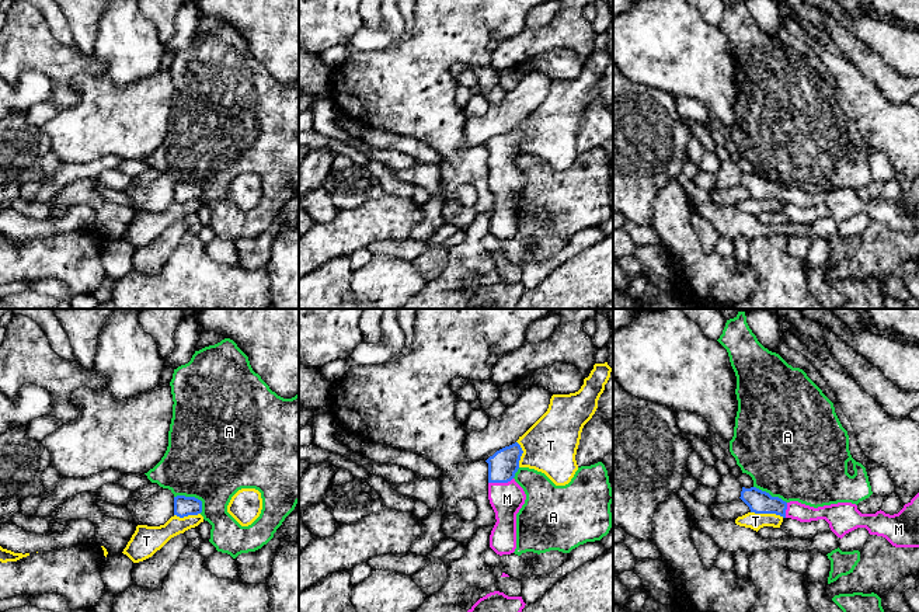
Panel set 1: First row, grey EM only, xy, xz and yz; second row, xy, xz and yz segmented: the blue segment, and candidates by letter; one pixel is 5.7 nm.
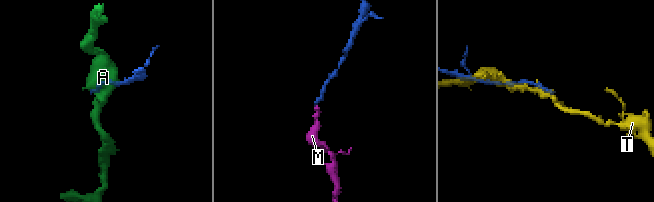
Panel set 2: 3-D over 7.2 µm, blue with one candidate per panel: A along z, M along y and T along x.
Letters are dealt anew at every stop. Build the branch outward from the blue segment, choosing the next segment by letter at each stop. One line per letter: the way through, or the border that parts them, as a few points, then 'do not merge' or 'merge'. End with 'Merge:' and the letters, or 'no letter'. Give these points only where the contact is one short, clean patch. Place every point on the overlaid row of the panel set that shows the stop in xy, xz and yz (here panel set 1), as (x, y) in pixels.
A: do not merge
M: runs through xz (504, 463), (500, 482), (507, 499); merge
T: do not merge
Merge: M

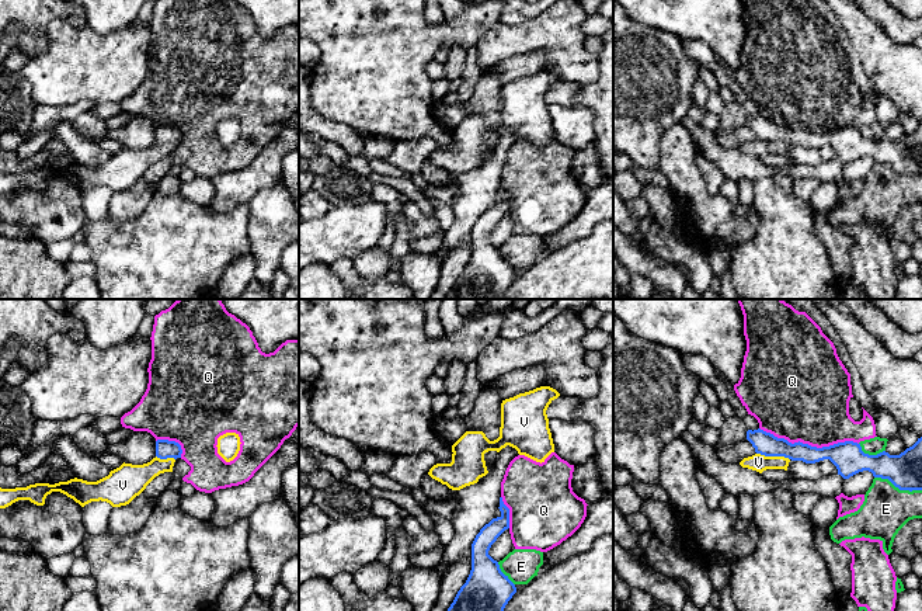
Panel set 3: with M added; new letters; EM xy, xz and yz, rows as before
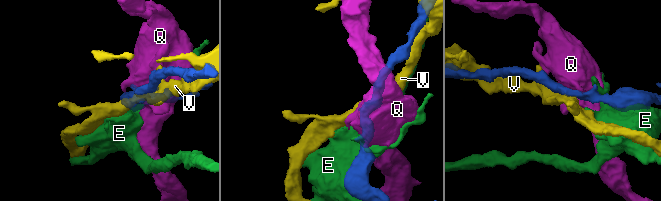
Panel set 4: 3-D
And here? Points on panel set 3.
E: do not merge
Q: do not merge
V: do not merge
Merge: no letter

